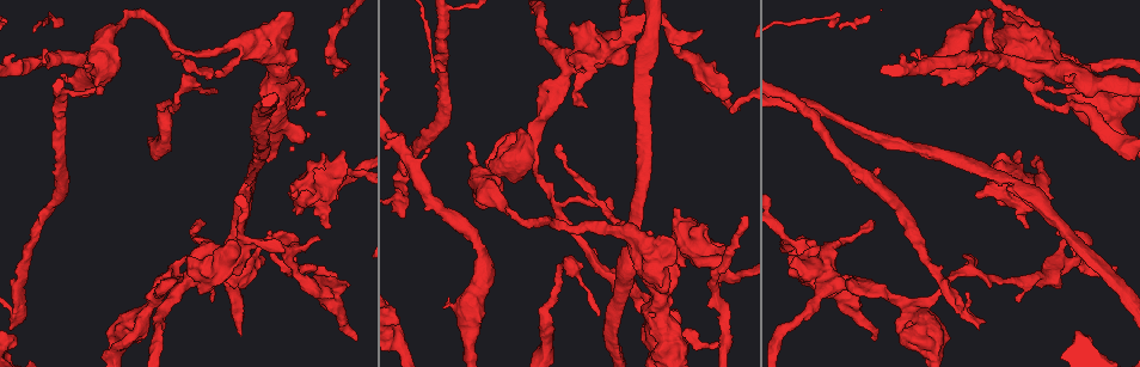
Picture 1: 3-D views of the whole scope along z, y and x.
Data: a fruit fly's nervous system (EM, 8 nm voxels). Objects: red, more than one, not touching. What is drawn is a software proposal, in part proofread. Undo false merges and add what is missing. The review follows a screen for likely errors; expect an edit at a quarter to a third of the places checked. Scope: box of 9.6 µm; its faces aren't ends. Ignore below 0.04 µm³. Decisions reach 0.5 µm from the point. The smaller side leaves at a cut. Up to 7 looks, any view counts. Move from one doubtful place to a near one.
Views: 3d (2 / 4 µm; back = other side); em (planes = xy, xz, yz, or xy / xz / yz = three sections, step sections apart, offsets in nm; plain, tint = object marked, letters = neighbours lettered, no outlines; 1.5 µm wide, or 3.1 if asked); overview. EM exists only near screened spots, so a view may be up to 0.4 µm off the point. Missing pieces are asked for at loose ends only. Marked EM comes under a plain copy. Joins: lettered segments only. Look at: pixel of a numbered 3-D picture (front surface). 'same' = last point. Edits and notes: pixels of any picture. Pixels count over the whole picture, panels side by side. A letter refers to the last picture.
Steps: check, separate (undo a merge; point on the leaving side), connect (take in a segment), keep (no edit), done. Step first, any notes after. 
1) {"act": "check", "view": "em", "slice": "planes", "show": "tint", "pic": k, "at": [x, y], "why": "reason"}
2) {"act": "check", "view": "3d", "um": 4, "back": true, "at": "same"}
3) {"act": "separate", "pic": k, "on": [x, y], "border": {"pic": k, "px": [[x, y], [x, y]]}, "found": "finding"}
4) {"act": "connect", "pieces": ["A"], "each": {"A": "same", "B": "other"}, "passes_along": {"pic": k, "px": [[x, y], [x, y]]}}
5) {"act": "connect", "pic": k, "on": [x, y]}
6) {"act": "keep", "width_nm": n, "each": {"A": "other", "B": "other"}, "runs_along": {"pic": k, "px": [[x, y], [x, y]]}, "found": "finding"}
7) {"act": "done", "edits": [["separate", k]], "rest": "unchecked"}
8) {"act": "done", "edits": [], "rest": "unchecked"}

{"act": "check", "view": "em", "slice": "planes", "show": "tint", "pic": 1, "at": [352, 337]}

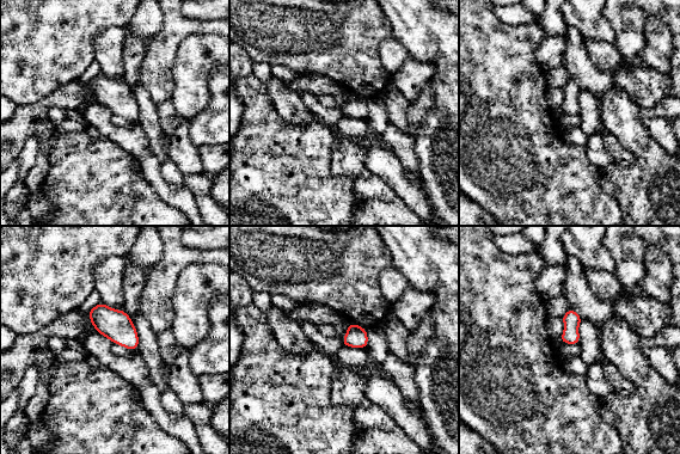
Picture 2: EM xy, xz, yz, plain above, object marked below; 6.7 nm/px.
{"act": "check", "view": "em", "slice": "planes", "show": "letters", "at": "same"}

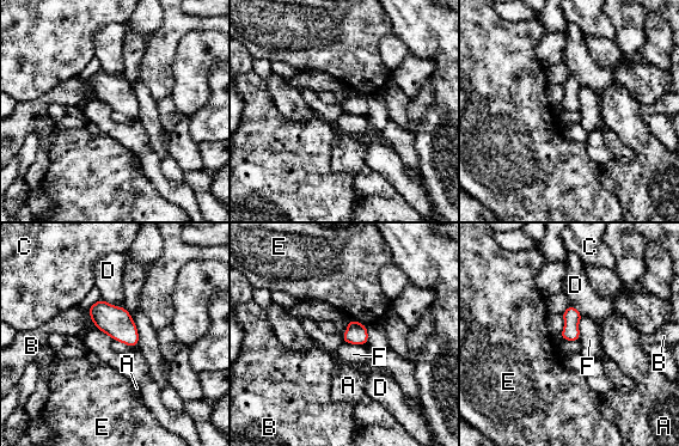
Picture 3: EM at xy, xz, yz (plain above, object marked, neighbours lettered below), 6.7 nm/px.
{"act": "keep", "each": {"A": "other", "B": "other", "C": "other", "D": "other", "E": "other", "F": "other"}, "border": {"pic": 3, "px": [[582, 317], [579, 322], [579, 340]]}, "found": "none of them fits"}

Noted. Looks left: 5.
{"act": "check", "view": "3d", "um": 4, "pic": 1, "at": [933, 353], "why": "sharp bend"}

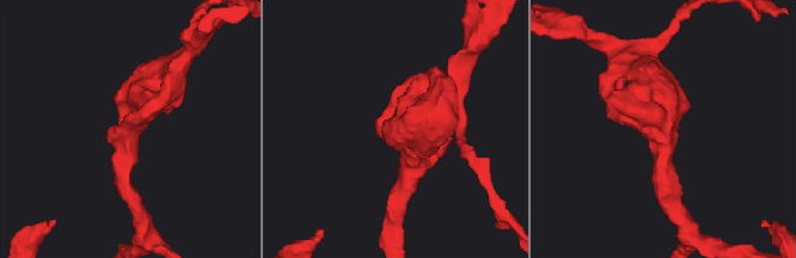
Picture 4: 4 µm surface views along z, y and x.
{"act": "check", "view": "em", "slice": "planes", "show": "tint", "pic": 4, "at": [665, 128], "why": "need the tissue"}

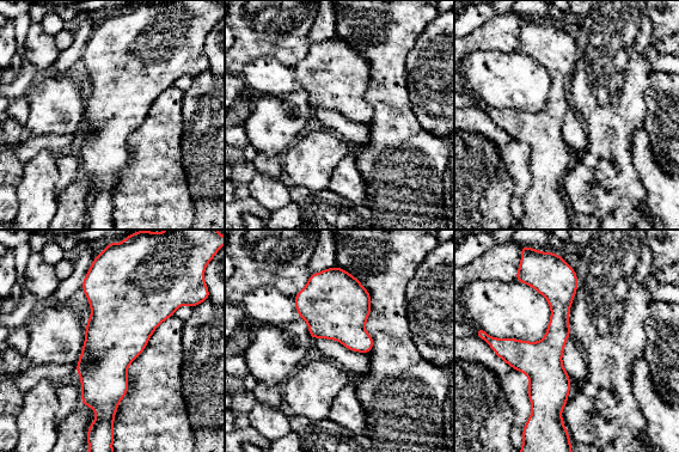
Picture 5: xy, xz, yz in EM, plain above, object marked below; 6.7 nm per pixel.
{"act": "check", "view": "em", "slice": "planes", "show": "letters", "at": "same", "why": "what lies round it"}

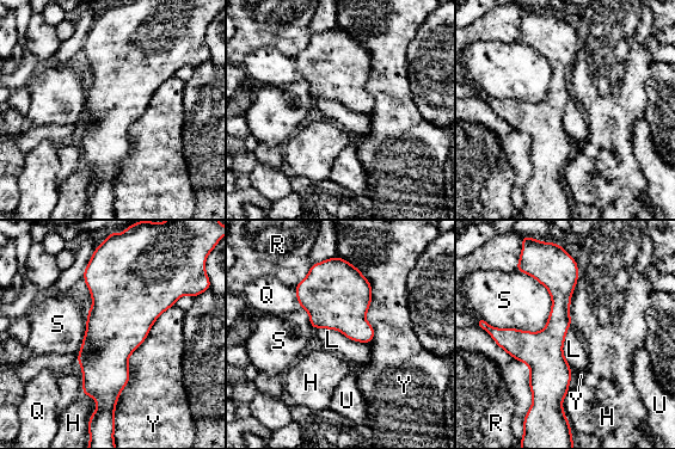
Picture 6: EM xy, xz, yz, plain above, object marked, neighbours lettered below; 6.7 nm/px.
{"act": "keep", "each": {"H": "other", "L": "other", "Q": "other", "R": "other", "S": "other", "U": "other", "Y": "other"}, "found": "all the same cell"}

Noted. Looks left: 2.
{"act": "done", "edits": [], "rest": "unchecked"}

